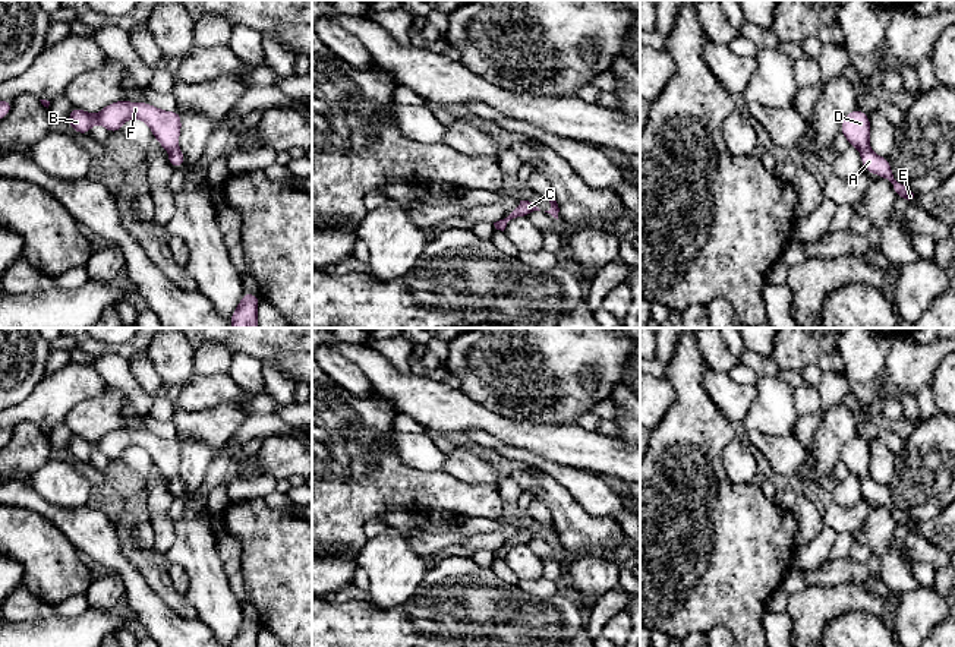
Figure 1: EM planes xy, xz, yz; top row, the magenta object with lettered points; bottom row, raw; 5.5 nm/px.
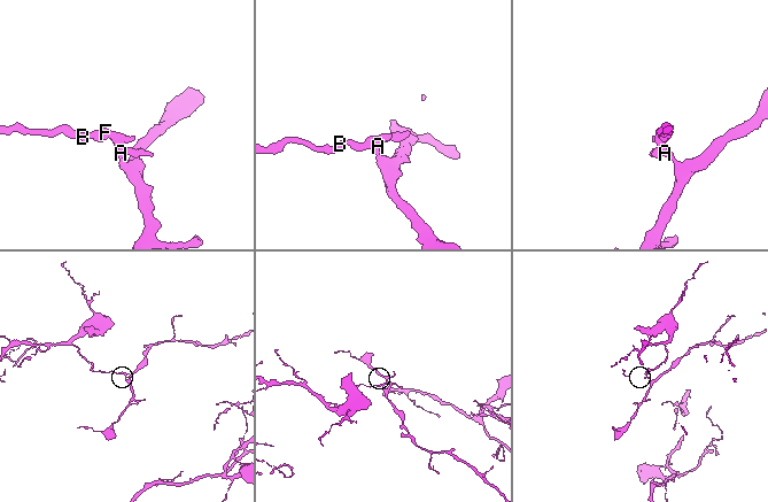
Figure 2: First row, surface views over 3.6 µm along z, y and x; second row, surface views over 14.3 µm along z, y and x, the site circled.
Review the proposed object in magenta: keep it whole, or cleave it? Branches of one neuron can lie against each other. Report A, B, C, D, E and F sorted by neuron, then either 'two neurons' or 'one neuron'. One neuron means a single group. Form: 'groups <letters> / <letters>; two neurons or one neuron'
groups A C E / B D F; two neurons

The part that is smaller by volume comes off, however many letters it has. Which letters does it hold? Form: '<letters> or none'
A, C, E

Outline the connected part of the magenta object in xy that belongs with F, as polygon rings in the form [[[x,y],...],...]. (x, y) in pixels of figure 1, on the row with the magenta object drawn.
[[[116,101],[105,105],[97,114],[88,114],[82,108],[73,107],[69,113],[69,126],[81,133],[88,135],[92,124],[104,126],[110,133],[120,132],[122,124],[130,119],[144,120],[154,138],[161,143],[166,151],[171,151],[179,145],[179,136],[182,129],[180,113],[163,111],[151,104],[138,101]]]

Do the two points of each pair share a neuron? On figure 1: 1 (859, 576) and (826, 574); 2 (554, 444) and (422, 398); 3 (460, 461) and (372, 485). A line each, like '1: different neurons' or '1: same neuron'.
1: same neuron
2: same neuron
3: different neurons

